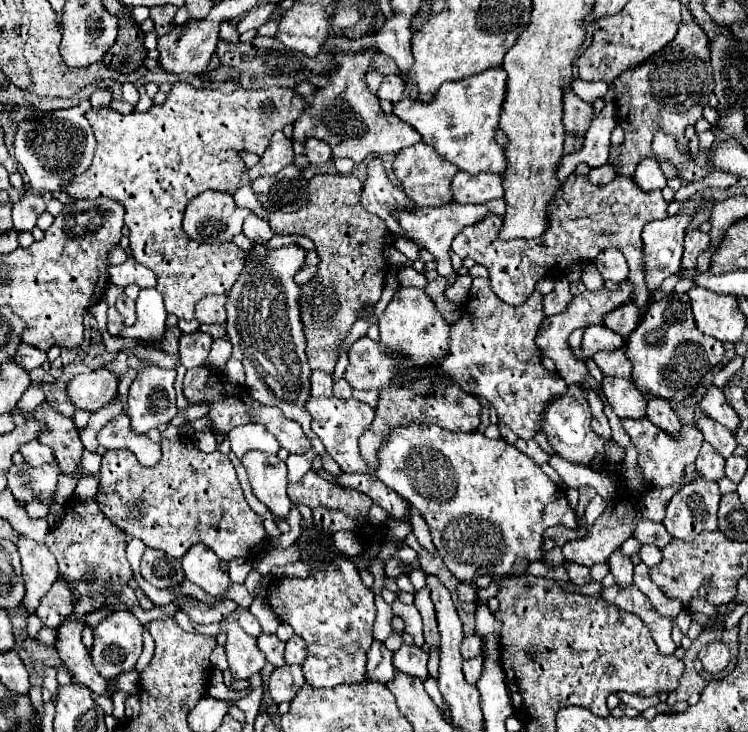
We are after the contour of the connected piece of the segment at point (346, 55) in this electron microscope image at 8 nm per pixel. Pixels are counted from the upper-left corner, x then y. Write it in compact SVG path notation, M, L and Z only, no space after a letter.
M361 48L359 52L351 50L331 50L337 66L327 70L329 84L317 88L313 94L307 94L305 110L293 124L293 140L305 142L307 138L317 138L329 144L331 154L335 158L351 158L353 162L363 162L367 156L381 154L397 154L399 150L421 142L417 130L413 130L407 122L399 120L395 114L383 114L379 106L379 98L369 90L365 76L369 72L371 60L377 48Z

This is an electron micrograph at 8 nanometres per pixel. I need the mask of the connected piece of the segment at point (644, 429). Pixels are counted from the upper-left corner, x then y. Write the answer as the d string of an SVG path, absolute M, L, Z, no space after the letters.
M647 418L643 420L623 419L622 425L631 438L631 441L637 446L639 452L639 466L643 468L645 484L643 492L651 488L667 488L673 486L675 490L681 488L681 476L685 474L685 466L693 464L697 458L697 452L703 444L703 434L695 426L683 426L679 438L671 438L663 430L657 430Z

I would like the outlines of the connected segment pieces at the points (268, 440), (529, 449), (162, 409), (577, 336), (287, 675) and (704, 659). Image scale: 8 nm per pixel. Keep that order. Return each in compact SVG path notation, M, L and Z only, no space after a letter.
M245 424L245 426L239 426L237 430L231 430L229 440L231 440L231 448L239 460L249 450L259 450L265 454L277 454L277 450L279 450L277 438L273 438L273 434L269 434L265 430L265 426L257 426L257 424Z
M517 440L515 448L519 448L529 458L533 458L537 464L545 464L545 462L551 460L551 456L547 452L543 452L535 440Z
M145 368L135 376L135 380L129 386L129 398L127 398L127 410L125 414L131 420L131 430L137 434L147 434L151 428L159 428L161 424L169 424L173 416L177 414L175 408L175 370L163 370L163 368Z
M579 328L579 330L575 330L571 336L569 336L569 348L571 348L571 352L573 352L573 356L577 358L577 360L581 360L581 362L585 362L587 358L581 354L581 338L583 338L583 330Z
M281 666L271 672L267 692L271 702L275 704L291 702L303 684L305 684L305 678L301 672L301 666Z
M713 642L701 648L697 658L703 664L703 670L709 674L721 672L729 664L729 648L723 642Z

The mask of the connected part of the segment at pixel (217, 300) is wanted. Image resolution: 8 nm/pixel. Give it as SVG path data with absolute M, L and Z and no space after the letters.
M227 294L213 296L213 298L203 298L201 302L197 302L195 318L201 324L225 324L225 318L227 318L225 302L227 302Z

